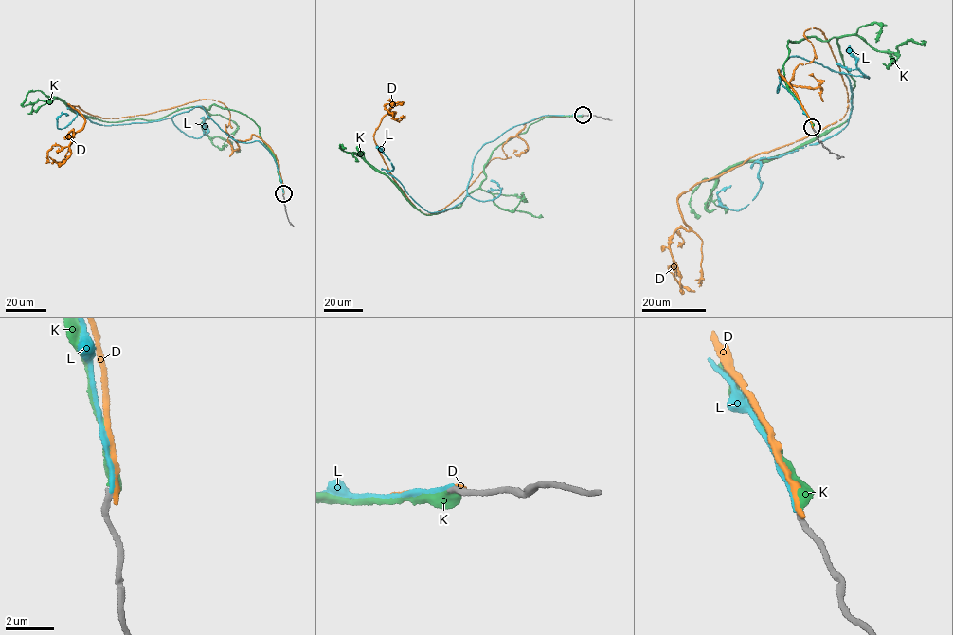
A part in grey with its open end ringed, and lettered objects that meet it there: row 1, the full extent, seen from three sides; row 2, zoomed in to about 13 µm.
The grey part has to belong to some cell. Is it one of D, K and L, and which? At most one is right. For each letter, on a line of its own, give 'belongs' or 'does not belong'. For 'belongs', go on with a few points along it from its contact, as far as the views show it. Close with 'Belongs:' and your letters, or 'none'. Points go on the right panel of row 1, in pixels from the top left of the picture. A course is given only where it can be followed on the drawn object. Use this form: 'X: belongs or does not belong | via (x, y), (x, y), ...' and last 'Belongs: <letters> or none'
D: does not belong
K: belongs | via (813, 127), (784, 81), (786, 44), (836, 38), (854, 81), (850, 117), (705, 178), (690, 201), (700, 215)
L: does not belong
Belongs: K

